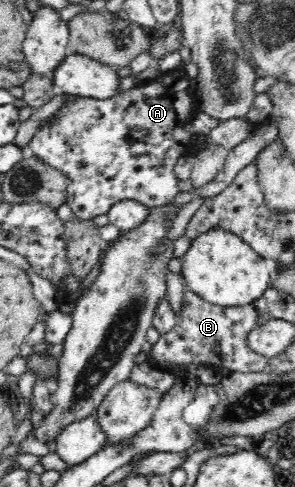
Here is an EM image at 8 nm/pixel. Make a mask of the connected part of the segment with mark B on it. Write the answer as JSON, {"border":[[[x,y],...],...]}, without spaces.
{"border":[[[184,287],[184,298],[187,304],[178,317],[178,323],[167,334],[160,334],[159,340],[152,346],[152,356],[157,363],[170,365],[170,370],[179,374],[176,367],[181,364],[207,366],[216,372],[263,372],[268,367],[268,359],[255,354],[247,348],[245,335],[257,327],[259,315],[268,313],[267,301],[263,296],[242,306],[223,307],[206,302],[205,299]]]}

